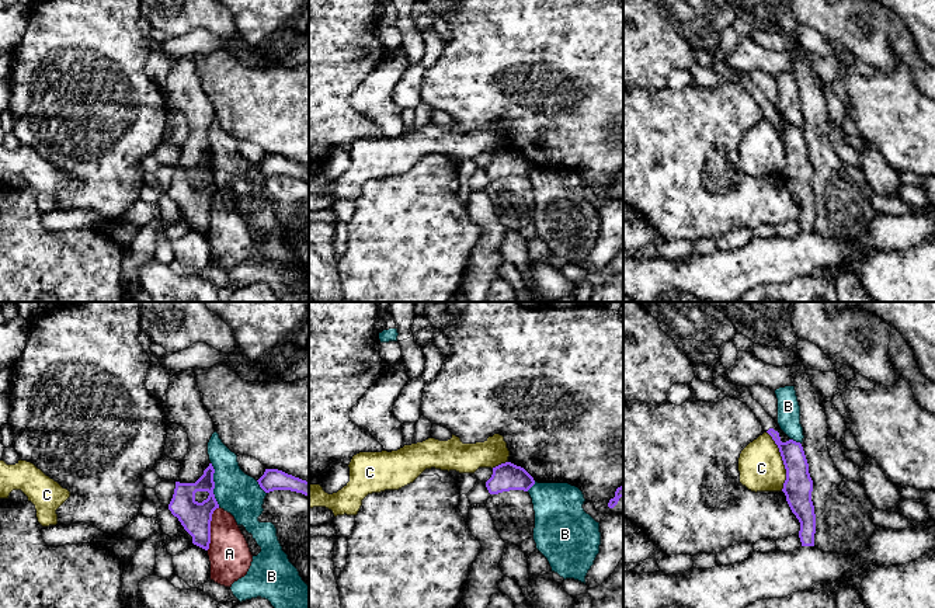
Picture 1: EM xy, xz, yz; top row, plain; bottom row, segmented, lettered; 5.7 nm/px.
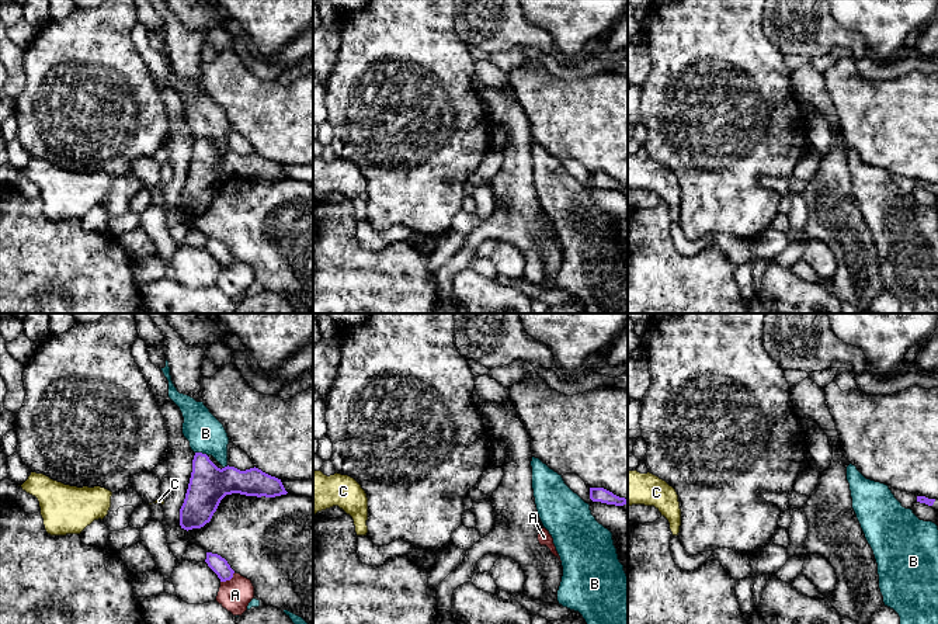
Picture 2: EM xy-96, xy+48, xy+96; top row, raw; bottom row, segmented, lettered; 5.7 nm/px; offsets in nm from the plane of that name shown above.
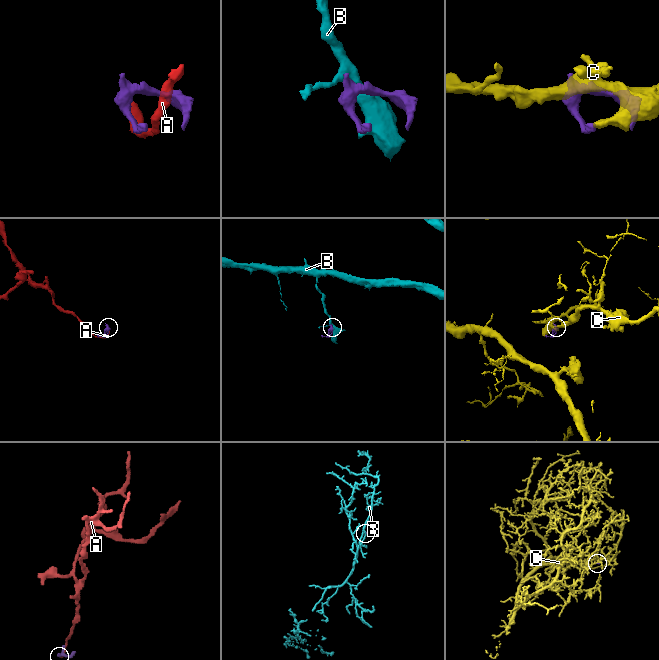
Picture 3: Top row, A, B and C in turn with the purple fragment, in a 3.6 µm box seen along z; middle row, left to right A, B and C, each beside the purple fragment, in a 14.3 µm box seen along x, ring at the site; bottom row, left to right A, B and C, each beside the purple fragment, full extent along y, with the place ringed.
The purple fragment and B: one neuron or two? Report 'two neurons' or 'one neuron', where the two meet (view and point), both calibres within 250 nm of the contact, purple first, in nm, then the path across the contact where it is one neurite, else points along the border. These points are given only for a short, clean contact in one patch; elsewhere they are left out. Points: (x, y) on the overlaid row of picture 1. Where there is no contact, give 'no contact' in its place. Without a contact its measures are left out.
two neurons; contact xy (214, 485); calibres 180 and 240 nm

